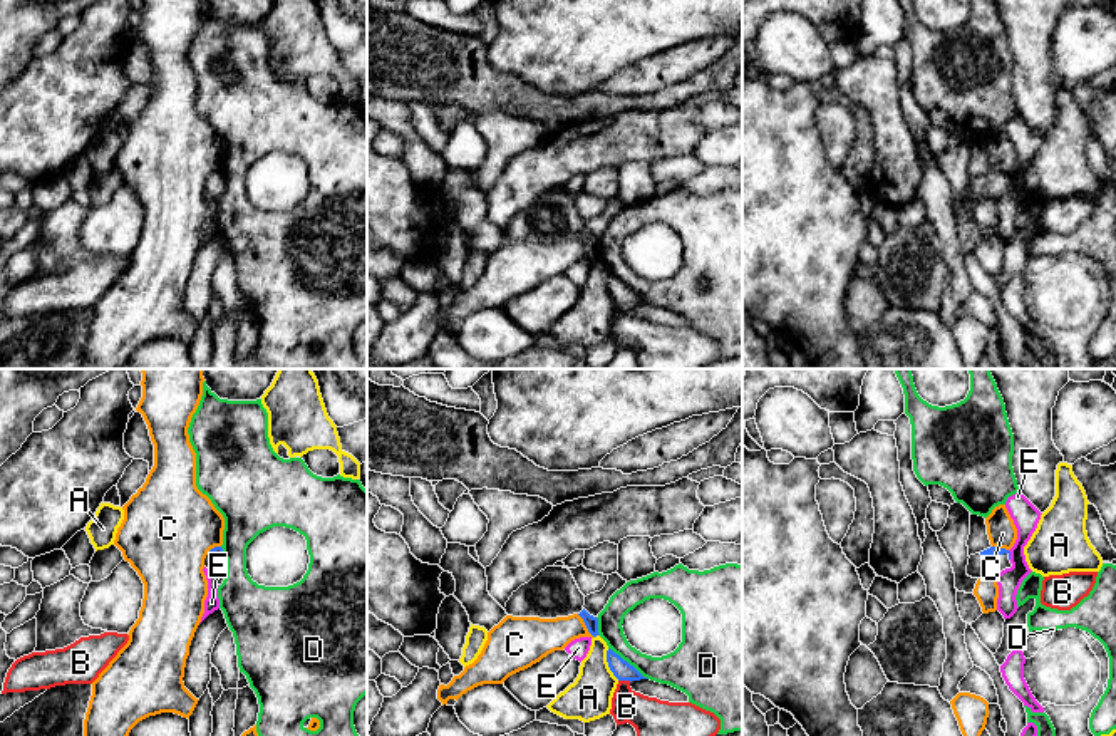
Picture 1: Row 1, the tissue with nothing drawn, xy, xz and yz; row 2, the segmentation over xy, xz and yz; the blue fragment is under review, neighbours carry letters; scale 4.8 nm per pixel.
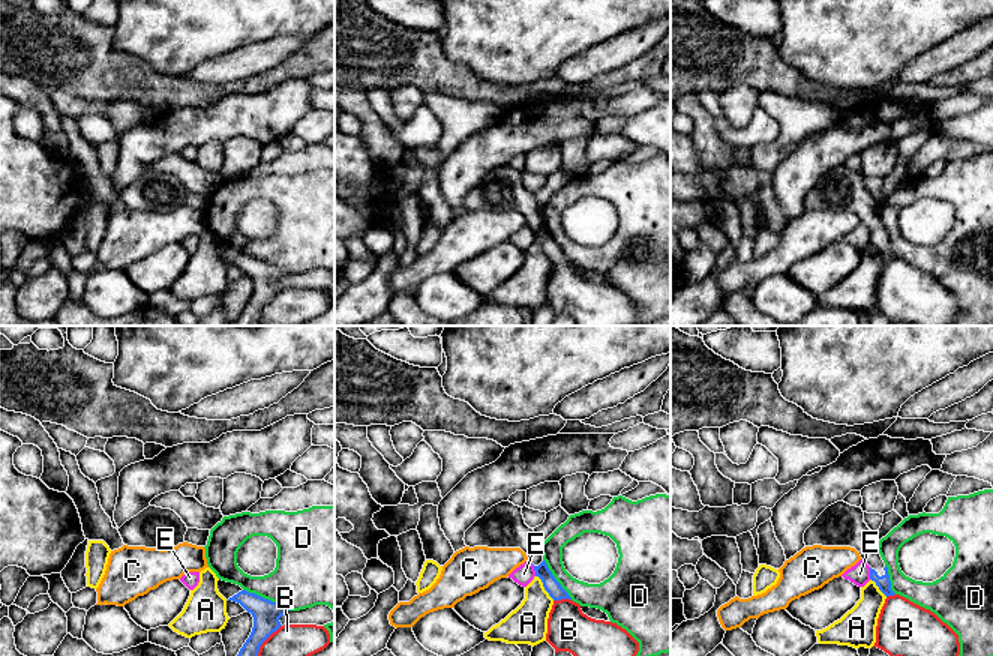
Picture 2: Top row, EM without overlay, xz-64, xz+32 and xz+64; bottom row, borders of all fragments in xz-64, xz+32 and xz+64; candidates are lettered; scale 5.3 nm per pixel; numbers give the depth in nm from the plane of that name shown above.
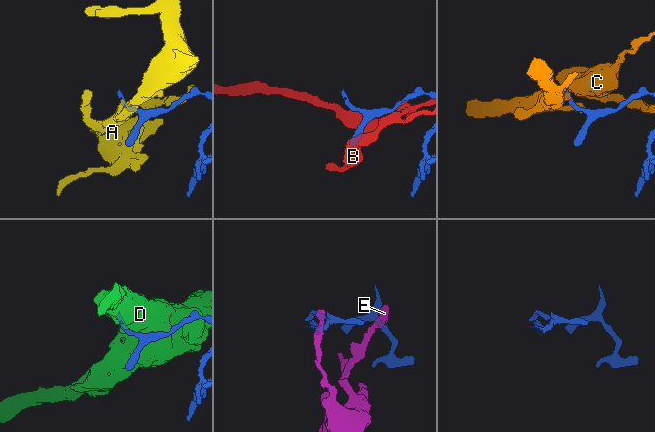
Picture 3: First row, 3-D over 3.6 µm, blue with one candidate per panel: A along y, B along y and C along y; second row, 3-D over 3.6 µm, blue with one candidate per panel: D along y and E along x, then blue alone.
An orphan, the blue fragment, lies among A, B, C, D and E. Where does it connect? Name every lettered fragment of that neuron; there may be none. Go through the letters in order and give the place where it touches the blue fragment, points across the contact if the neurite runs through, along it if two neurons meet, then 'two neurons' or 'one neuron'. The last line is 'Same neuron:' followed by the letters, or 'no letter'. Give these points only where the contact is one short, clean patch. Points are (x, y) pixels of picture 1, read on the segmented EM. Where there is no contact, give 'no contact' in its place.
A: contact xz (609, 664); border xz (607, 649), (607, 666), (619, 679); two neurons
B: contact xz (625, 679); two neurons
C: contact xz (585, 624); border xz (577, 614), (594, 636); two neurons
D: contact xz (627, 663); two neurons
E: contact yz (1009, 555); two neurons
Same neuron: no letter

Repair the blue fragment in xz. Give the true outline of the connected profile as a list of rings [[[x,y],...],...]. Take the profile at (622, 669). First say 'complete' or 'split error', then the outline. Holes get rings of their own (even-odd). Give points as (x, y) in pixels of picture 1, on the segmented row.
complete | [[[612,649],[607,650],[607,662],[608,662],[610,671],[618,681],[632,682],[632,681],[647,679],[633,666],[630,666],[618,654],[615,654]]]

